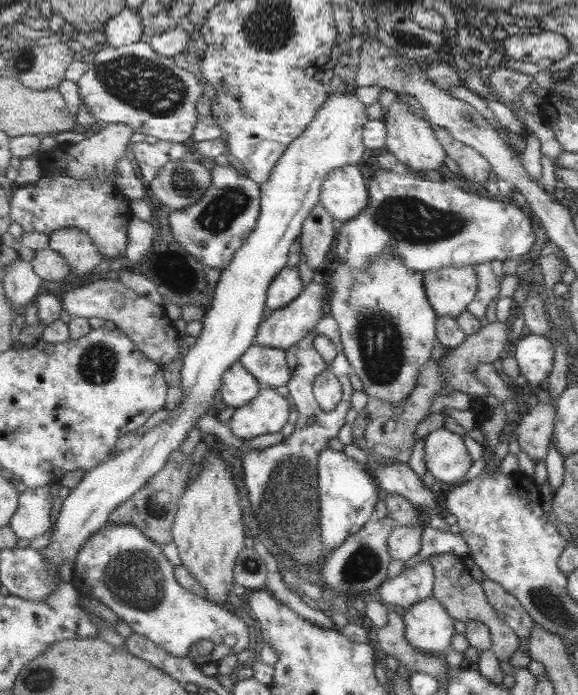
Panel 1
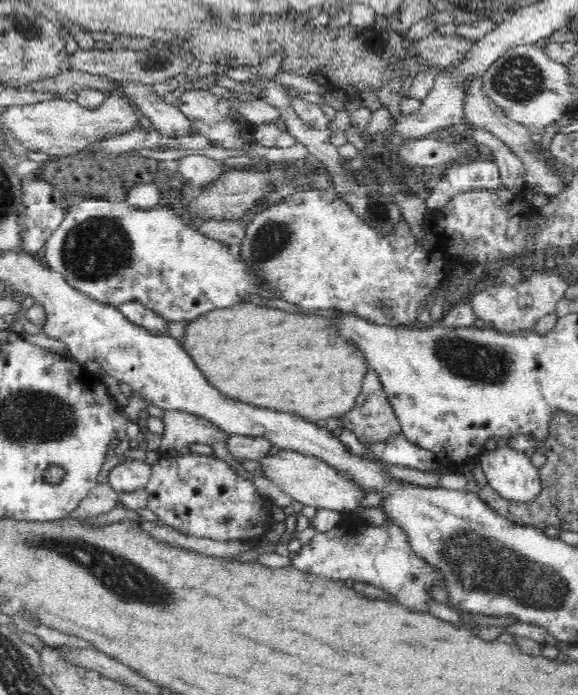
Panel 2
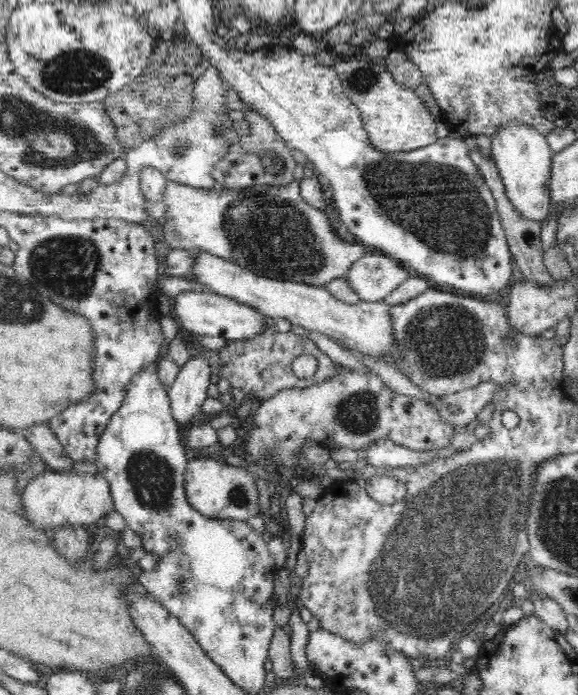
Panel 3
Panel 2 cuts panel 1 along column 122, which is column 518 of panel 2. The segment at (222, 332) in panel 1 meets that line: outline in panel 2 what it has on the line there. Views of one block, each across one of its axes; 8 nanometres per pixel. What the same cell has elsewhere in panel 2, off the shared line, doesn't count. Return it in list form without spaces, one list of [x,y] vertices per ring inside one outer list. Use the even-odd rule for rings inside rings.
[[[506,442],[478,458],[489,485],[508,503],[529,504],[542,491],[539,469],[530,460],[529,453],[517,452]]]

